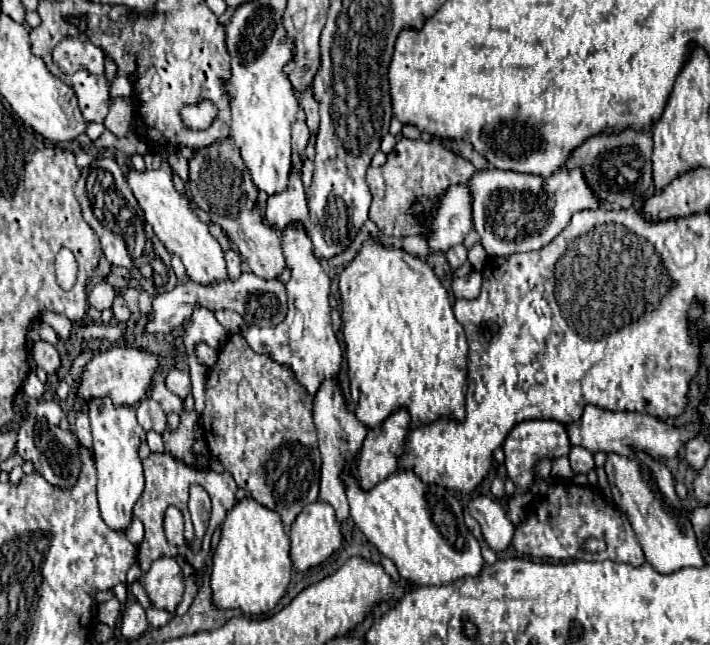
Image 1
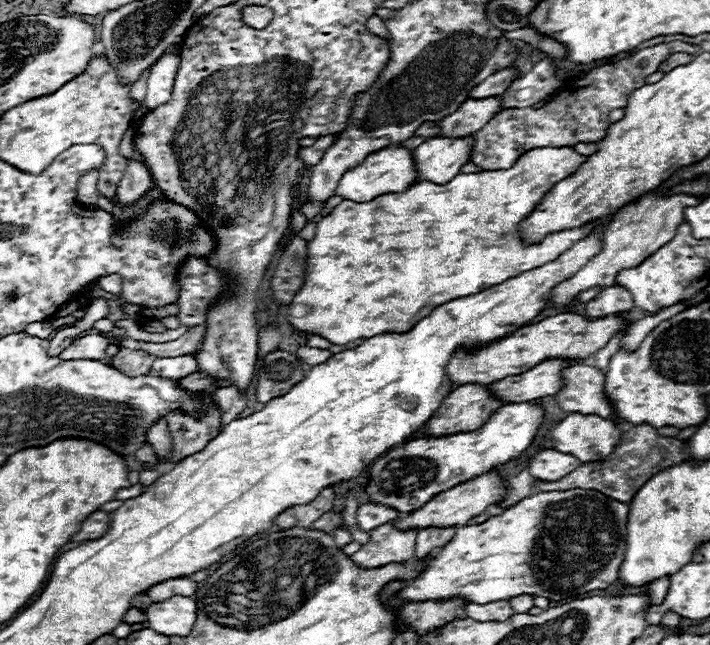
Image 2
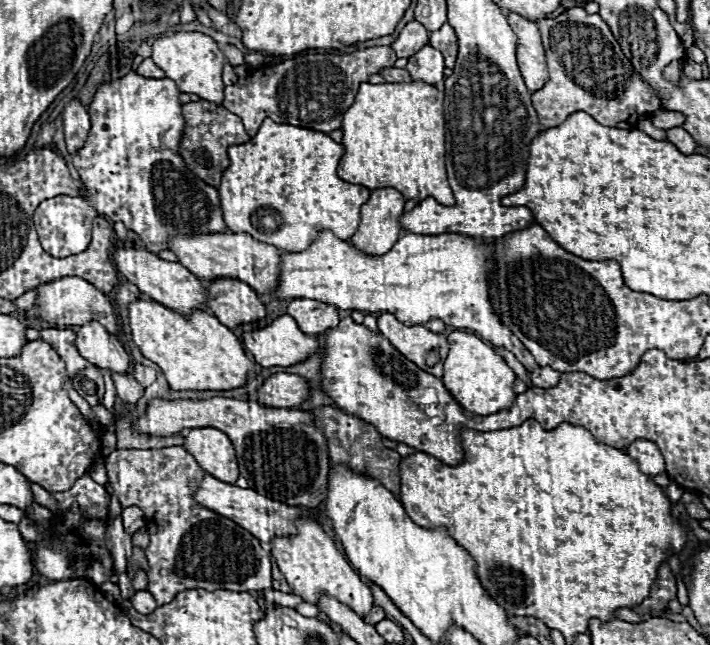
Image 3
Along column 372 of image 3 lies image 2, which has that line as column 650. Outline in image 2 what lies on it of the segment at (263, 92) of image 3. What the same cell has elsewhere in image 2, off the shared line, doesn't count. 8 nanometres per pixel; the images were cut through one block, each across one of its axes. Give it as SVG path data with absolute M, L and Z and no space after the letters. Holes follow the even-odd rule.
M668 42L652 48L644 48L620 62L594 68L580 80L570 82L542 108L508 108L496 114L488 126L476 134L476 154L472 162L484 170L510 168L524 152L544 146L576 146L578 142L598 142L604 138L610 120L608 112L614 108L626 108L630 92L644 84L644 78L658 70L658 64L676 52L694 52L686 42Z

